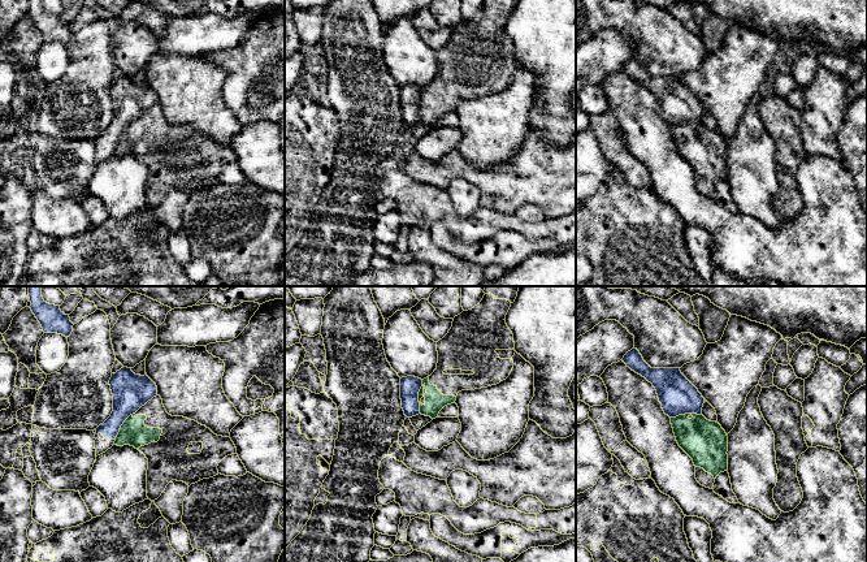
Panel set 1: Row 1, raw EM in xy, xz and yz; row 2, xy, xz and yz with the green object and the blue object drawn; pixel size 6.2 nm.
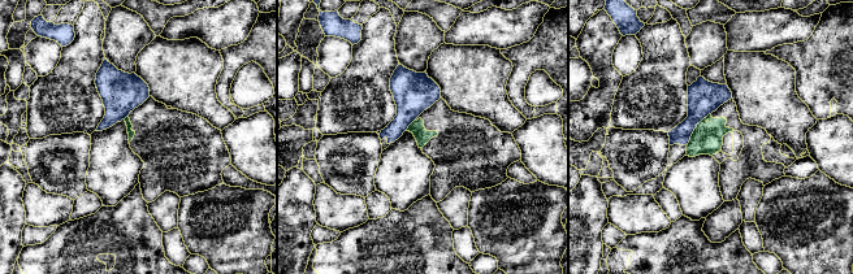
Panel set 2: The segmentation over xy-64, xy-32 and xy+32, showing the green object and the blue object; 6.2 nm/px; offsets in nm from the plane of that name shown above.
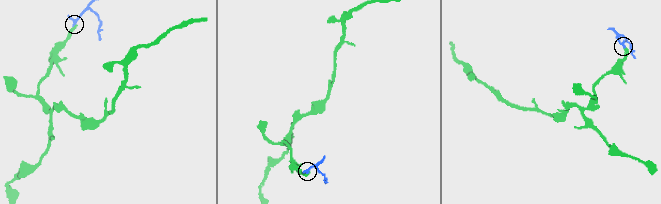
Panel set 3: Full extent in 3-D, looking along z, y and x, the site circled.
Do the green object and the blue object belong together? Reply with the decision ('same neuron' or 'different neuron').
different neuron

